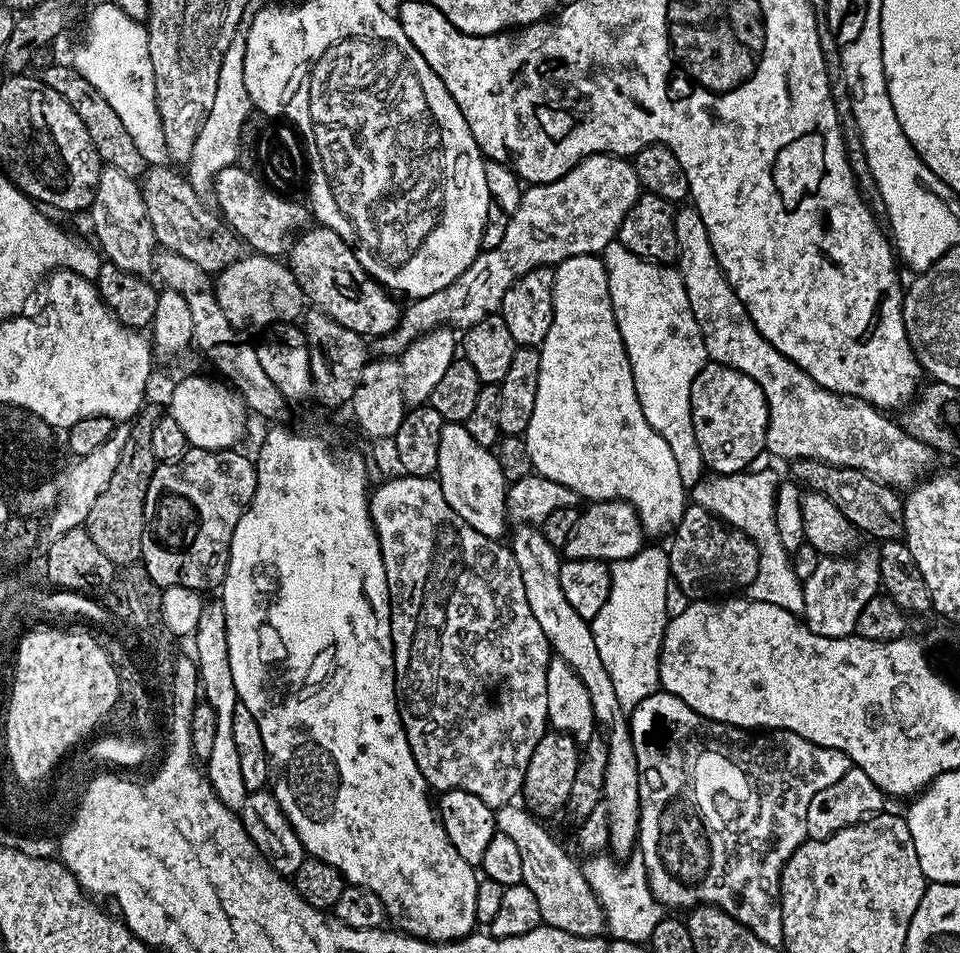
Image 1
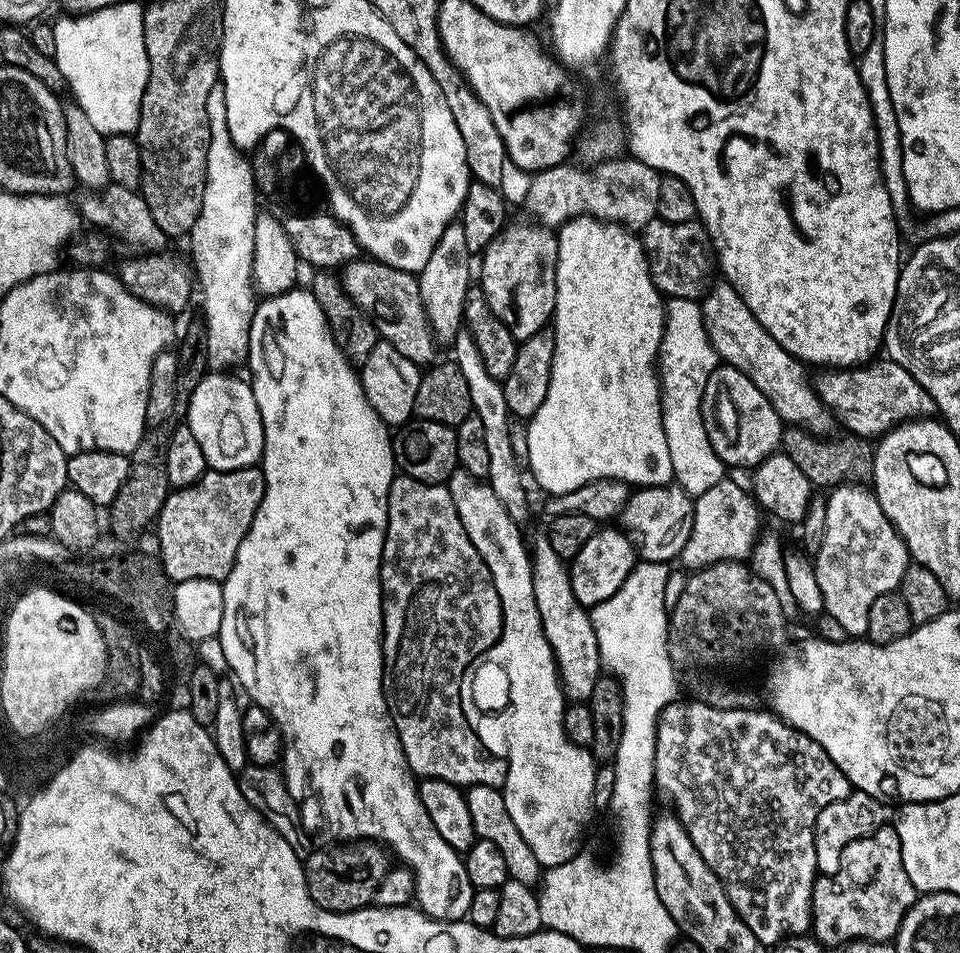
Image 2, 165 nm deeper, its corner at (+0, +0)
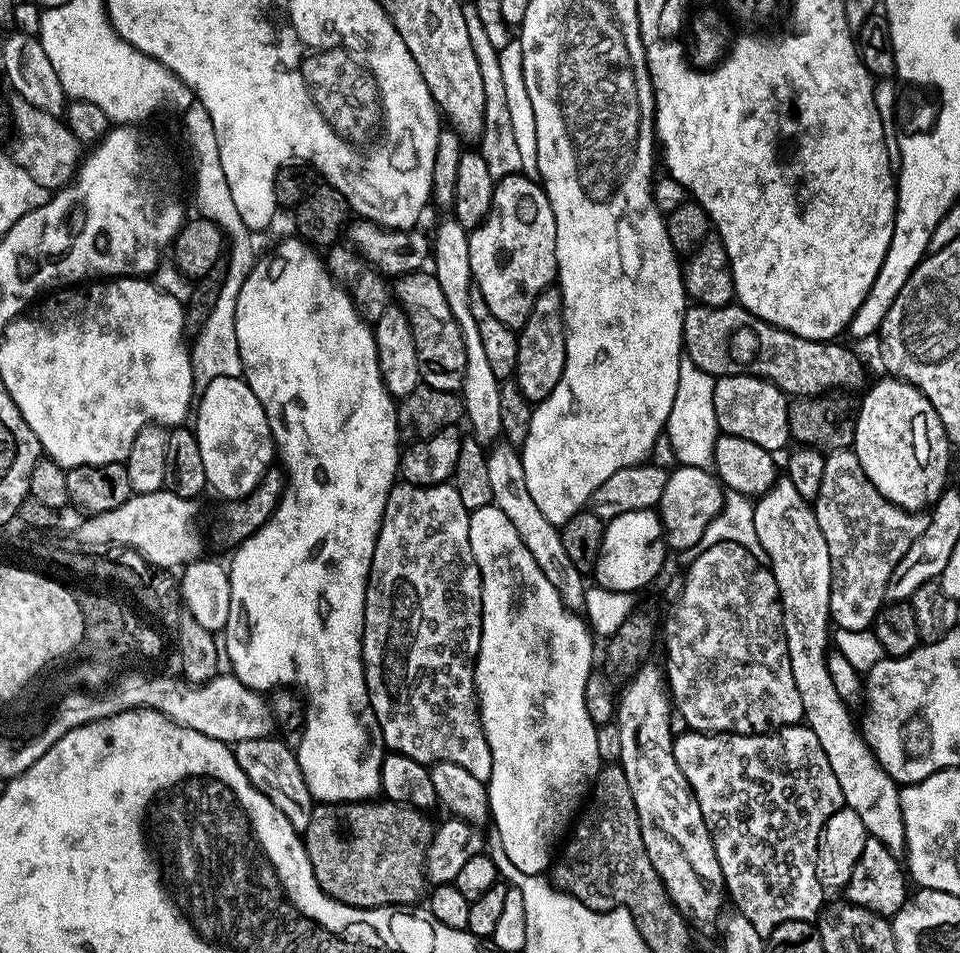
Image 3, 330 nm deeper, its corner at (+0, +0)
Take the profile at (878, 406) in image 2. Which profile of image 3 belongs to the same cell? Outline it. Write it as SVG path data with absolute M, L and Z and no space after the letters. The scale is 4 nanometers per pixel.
M733 302L721 308L711 308L705 304L692 304L684 314L684 347L687 359L693 360L702 370L711 376L760 376L776 384L789 397L819 396L833 390L856 388L864 380L864 368L860 360L841 342L811 340L798 334L788 332L773 324L766 323L762 318L750 314L739 303Z

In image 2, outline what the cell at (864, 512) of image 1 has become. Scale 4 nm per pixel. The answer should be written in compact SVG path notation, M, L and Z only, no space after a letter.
M788 426L780 435L780 448L817 489L831 490L838 484L867 481L872 475L873 445L859 436L843 435L837 440L828 440L832 438L821 438L804 428Z

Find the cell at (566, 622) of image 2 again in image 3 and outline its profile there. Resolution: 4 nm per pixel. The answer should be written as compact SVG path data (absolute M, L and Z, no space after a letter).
M500 442L487 453L487 457L493 491L492 503L502 510L502 514L506 514L506 518L510 518L510 522L514 522L514 530L518 530L526 550L534 554L534 562L538 562L542 574L546 574L546 578L550 578L553 586L560 591L565 608L583 609L586 591L585 577L574 566L574 562L570 562L566 549L562 547L559 527L552 524L546 518L546 514L538 510L534 498L530 498L530 490L526 490L526 470L520 461L520 452L511 444Z

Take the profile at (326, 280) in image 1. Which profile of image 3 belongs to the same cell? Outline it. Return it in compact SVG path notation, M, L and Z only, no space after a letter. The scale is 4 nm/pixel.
M421 270L401 276L395 281L394 296L399 307L410 318L423 383L429 384L434 390L459 393L464 387L466 374L466 342L462 340L462 330L450 312L446 294L442 294L442 286L438 286L436 275Z

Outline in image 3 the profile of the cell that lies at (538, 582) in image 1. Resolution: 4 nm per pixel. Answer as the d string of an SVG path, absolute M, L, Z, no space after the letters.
M447 218L434 232L434 274L438 278L438 286L442 286L442 294L446 294L446 302L450 305L450 312L462 330L462 340L466 342L466 374L462 399L464 402L464 415L467 423L472 423L471 435L476 437L484 446L499 441L502 436L502 398L500 397L501 381L497 380L494 370L490 370L490 362L486 358L482 338L478 335L478 322L474 322L474 313L470 310L470 290L474 286L472 271L470 270L470 250L468 249L469 229L463 228L455 218Z

